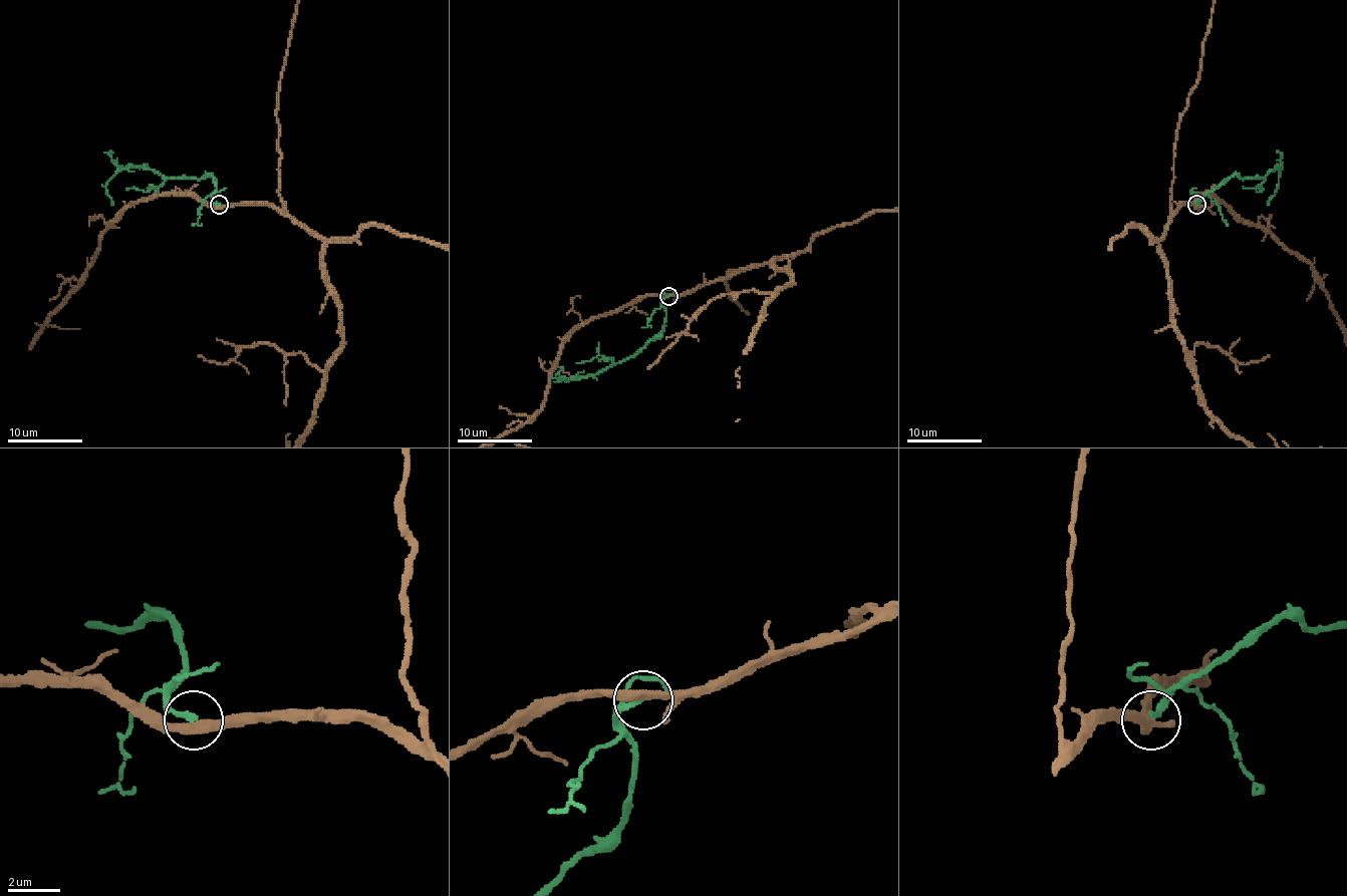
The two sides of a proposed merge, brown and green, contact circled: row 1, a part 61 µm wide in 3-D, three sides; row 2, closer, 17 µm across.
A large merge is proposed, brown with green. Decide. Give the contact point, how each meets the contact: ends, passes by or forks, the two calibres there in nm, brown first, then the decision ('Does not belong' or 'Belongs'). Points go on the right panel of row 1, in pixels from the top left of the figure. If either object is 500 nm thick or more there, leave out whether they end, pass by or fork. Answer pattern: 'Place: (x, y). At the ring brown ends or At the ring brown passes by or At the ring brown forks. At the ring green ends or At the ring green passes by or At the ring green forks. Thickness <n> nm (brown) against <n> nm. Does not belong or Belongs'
Place: (1196, 205). At the ring brown forks. At the ring green ends. Thickness 280 nm (brown) against 200 nm. Does not belong

